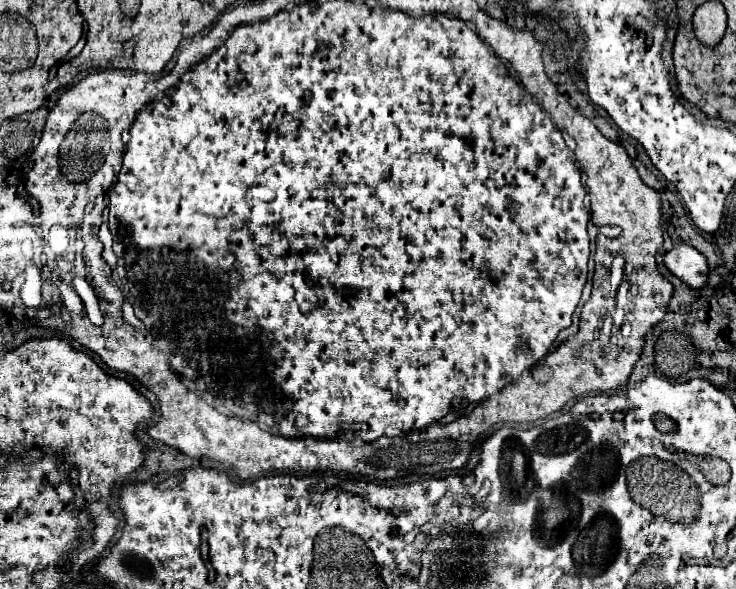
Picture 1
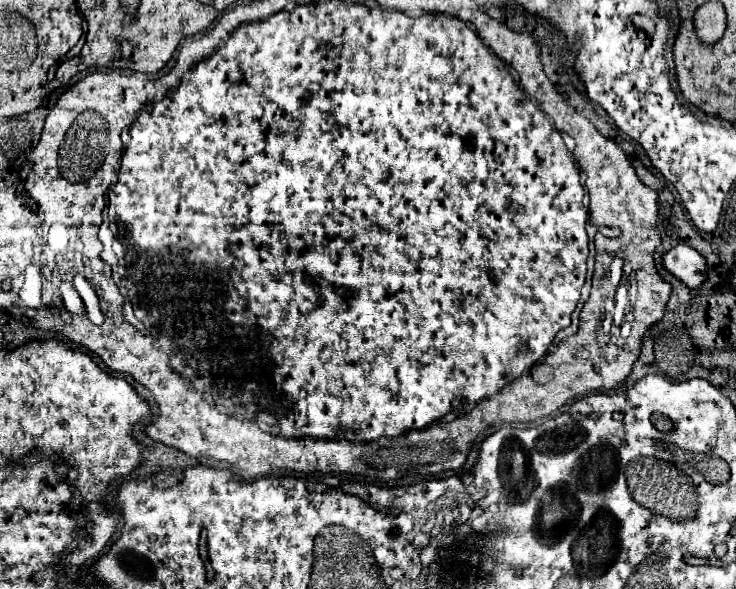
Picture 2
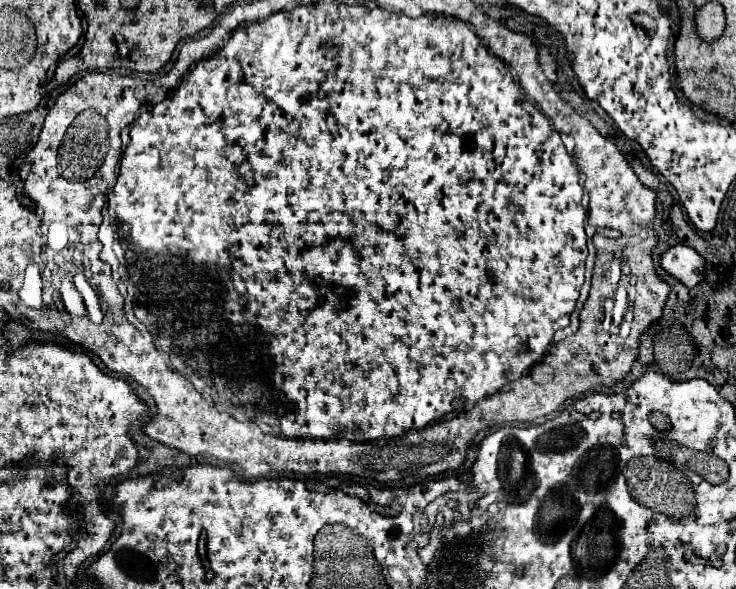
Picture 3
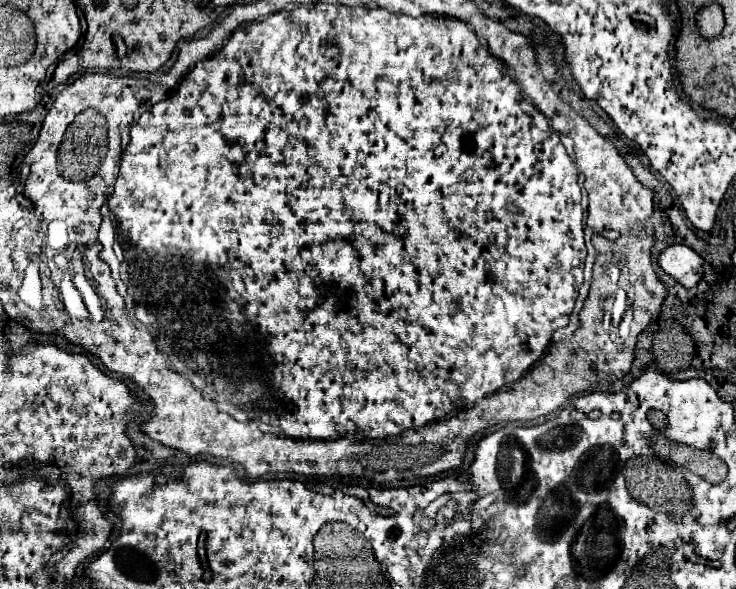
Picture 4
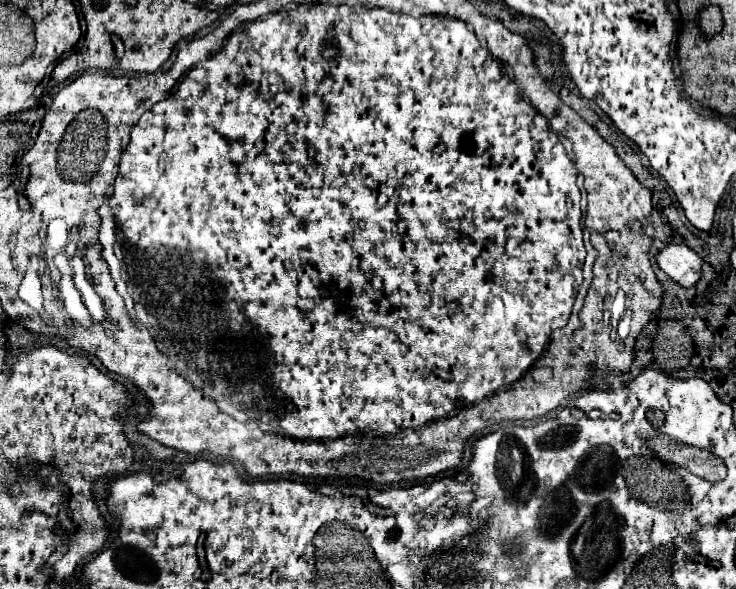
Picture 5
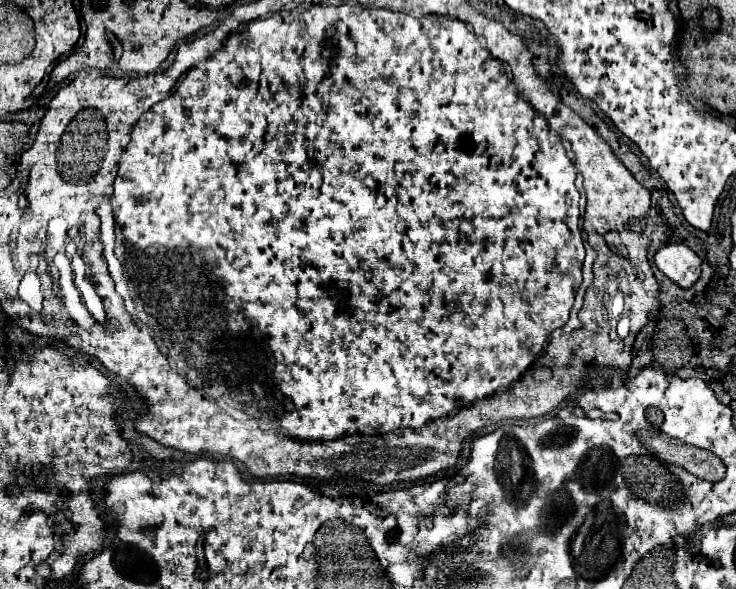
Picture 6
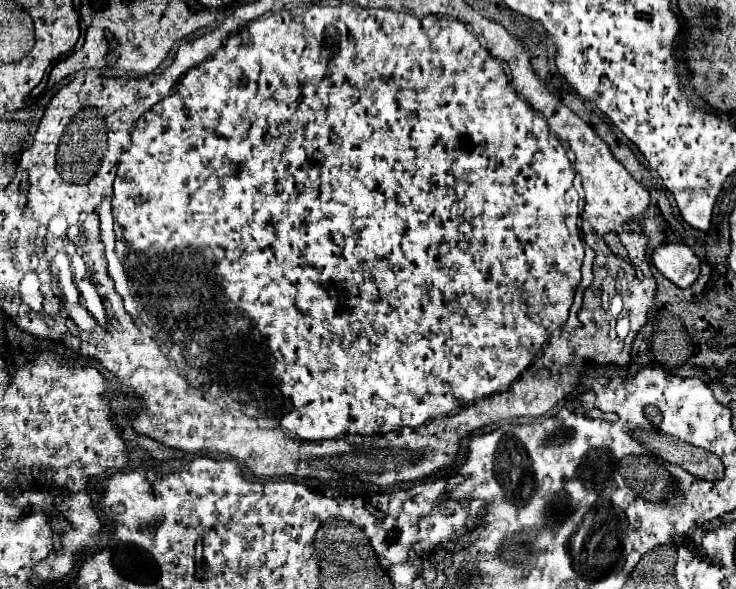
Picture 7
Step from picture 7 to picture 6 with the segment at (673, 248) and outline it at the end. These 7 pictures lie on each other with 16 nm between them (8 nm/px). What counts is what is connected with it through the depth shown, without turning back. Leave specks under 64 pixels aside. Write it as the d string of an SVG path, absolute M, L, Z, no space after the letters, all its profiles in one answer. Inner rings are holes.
M668 244L654 256L656 266L678 286L690 288L700 278L702 260L686 244Z

